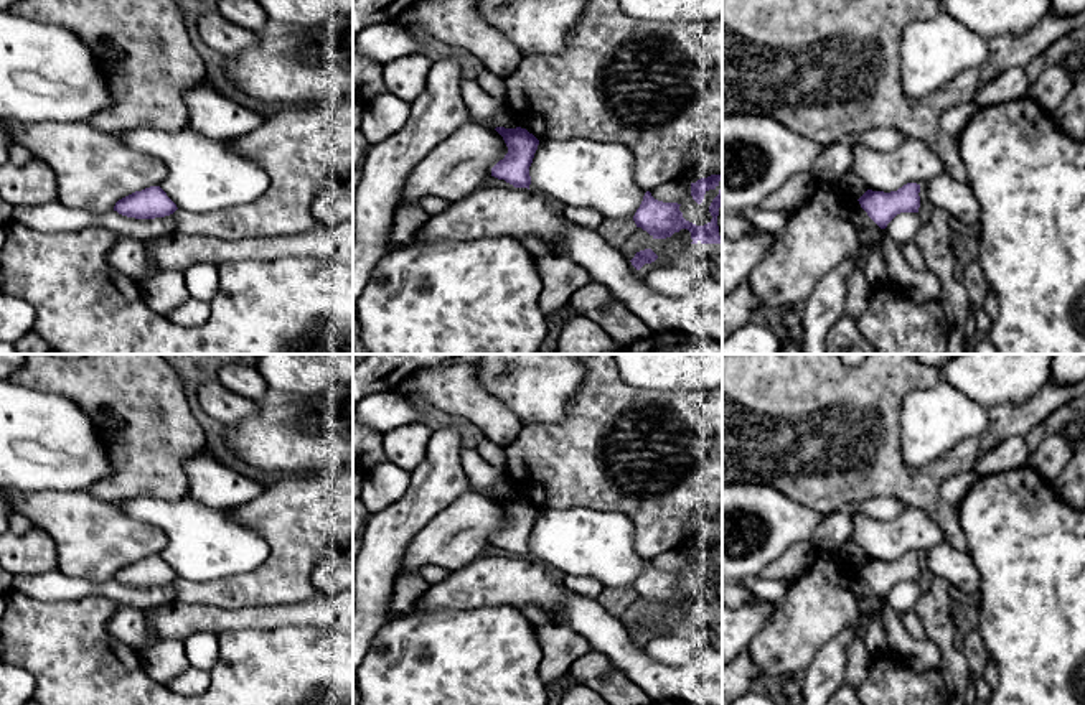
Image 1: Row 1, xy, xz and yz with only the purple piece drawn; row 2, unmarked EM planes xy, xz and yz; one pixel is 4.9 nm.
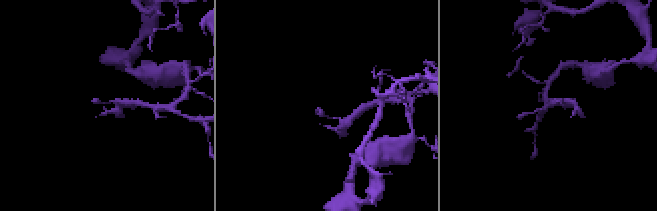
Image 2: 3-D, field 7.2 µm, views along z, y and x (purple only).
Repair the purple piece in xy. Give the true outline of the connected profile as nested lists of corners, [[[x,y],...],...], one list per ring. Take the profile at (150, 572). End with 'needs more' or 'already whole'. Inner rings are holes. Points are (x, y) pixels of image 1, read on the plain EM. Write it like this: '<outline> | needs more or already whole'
[[[150,555],[142,560],[135,560],[114,575],[122,585],[135,588],[155,588],[165,586],[176,580],[176,573],[167,565],[160,555]]] | already whole

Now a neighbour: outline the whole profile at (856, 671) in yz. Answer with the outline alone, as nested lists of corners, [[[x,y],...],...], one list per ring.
[[[859,634],[849,642],[846,656],[844,684],[857,689],[867,679],[871,664],[871,656]]]

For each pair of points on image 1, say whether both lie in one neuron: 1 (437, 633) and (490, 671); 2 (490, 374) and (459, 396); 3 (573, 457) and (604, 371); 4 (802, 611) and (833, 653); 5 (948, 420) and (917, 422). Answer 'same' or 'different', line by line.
1: same
2: different
3: same
4: different
5: same

